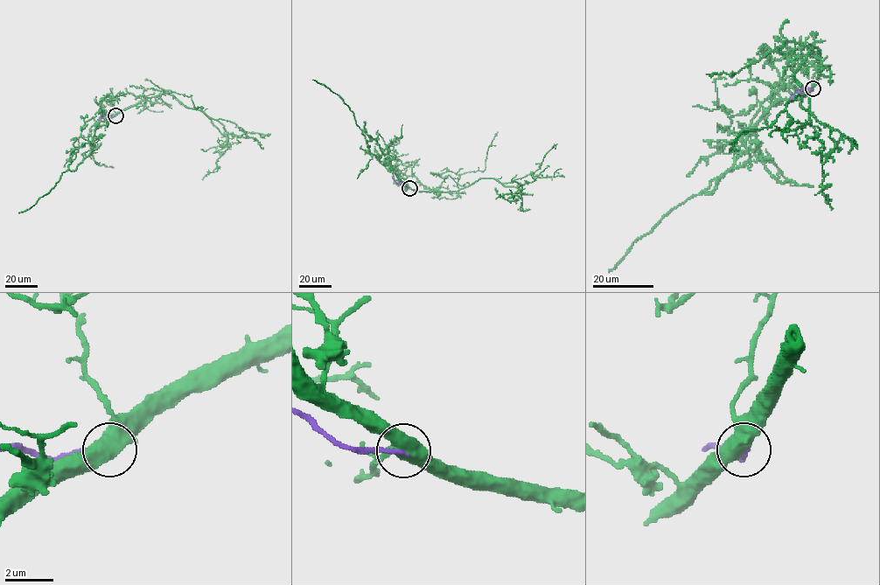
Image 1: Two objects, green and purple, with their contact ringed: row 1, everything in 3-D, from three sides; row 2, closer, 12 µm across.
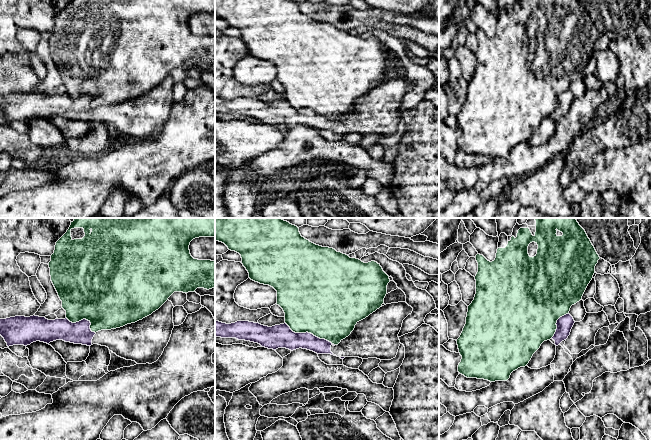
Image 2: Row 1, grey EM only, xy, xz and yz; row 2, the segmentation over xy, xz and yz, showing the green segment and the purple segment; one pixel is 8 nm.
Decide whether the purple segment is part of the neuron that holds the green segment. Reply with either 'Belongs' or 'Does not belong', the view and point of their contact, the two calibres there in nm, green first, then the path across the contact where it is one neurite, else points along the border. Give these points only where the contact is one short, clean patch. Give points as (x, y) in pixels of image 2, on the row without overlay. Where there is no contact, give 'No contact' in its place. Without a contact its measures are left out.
Does not belong. Touches green at xz (309, 108). Thickness 500 nm (green) against 190 nm

